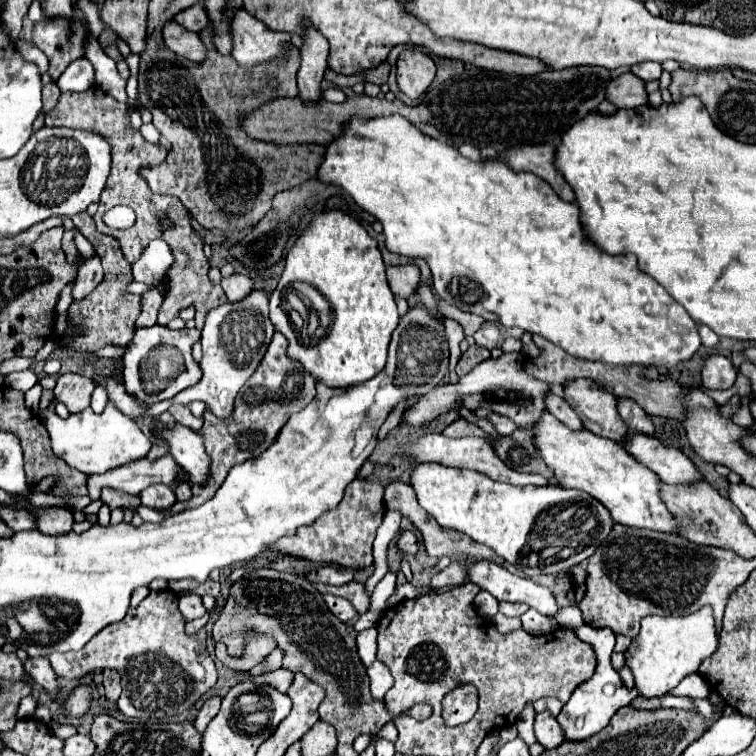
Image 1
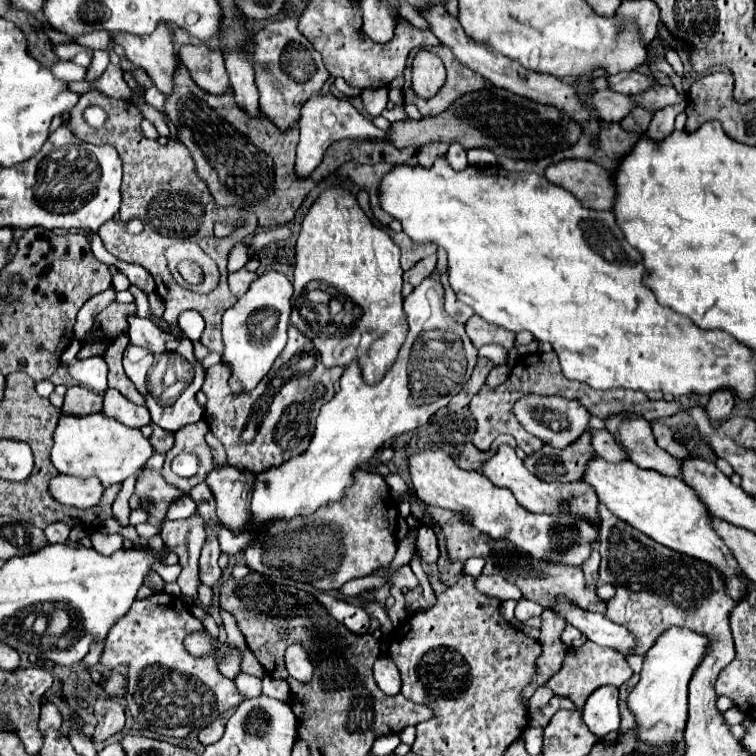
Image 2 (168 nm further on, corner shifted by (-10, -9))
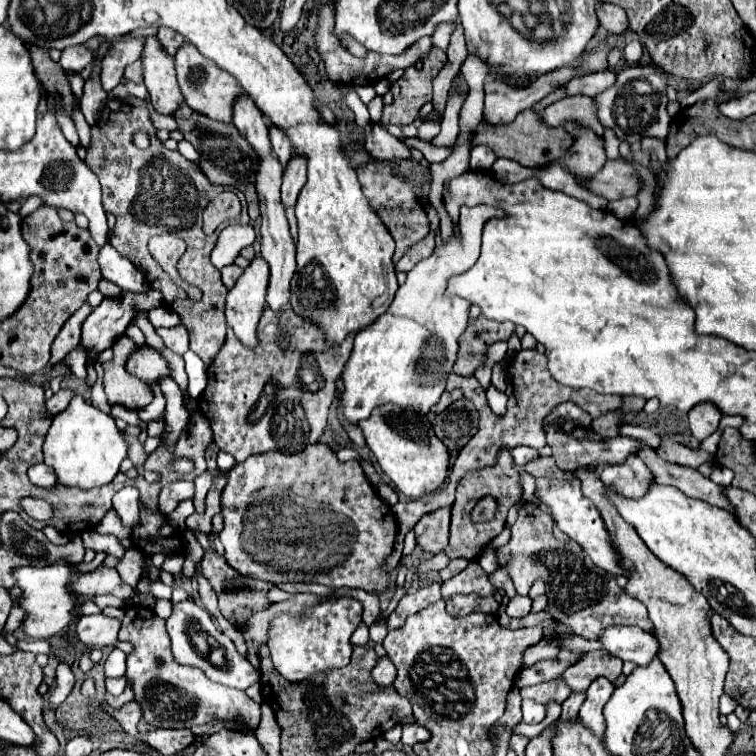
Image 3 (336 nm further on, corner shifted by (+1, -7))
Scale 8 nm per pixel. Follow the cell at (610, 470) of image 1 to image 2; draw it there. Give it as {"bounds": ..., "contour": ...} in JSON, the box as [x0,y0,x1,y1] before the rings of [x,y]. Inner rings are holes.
{"bounds":[582,457,744,599],"contour":[[[592,457],[586,463],[586,473],[582,479],[596,491],[598,503],[604,503],[608,511],[612,511],[612,515],[616,515],[620,521],[642,531],[660,545],[718,567],[728,579],[728,595],[732,595],[734,599],[740,599],[740,595],[744,595],[744,585],[740,583],[740,579],[736,579],[736,573],[740,573],[740,569],[732,553],[714,533],[708,519],[710,513],[684,481],[660,475],[660,471],[640,469],[626,459],[624,463],[608,463],[600,457]]]}

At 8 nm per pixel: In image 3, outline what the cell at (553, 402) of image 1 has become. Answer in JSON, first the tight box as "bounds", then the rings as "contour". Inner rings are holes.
{"bounds":[601,457,655,499],"contour":[[[629,457],[623,465],[603,465],[601,479],[629,499],[645,497],[649,485],[655,483],[653,473],[639,457]]]}

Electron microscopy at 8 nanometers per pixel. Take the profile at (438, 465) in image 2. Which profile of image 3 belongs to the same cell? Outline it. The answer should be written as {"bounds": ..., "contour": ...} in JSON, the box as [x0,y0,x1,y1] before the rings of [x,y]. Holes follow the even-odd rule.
{"bounds":[359,405,450,499],"contour":[[[381,405],[381,409],[373,409],[369,419],[359,423],[359,429],[363,431],[365,443],[371,449],[371,453],[375,455],[379,467],[397,485],[397,489],[403,495],[407,495],[411,499],[417,499],[417,497],[423,497],[427,493],[435,493],[437,489],[443,487],[443,483],[449,475],[450,455],[448,448],[443,445],[441,439],[437,439],[437,435],[427,425],[427,421],[419,417],[417,409],[397,409],[397,405]]]}

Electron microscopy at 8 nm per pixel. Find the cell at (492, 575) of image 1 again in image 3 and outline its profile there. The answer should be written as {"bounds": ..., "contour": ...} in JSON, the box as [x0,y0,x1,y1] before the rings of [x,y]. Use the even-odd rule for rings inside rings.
{"bounds":[601,627,659,667],"contour":[[[609,627],[605,629],[601,643],[611,655],[623,661],[633,661],[641,667],[649,665],[649,661],[653,661],[653,657],[659,653],[657,637],[637,627]]]}

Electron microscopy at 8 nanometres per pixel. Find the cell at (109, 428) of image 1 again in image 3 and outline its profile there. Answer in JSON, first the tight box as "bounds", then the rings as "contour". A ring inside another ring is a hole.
{"bounds":[43,395,127,489],"contour":[[[75,395],[69,407],[53,417],[51,429],[43,443],[45,463],[55,469],[57,483],[79,489],[93,489],[107,485],[119,473],[121,461],[127,457],[127,445],[113,417],[85,403],[81,395]]]}

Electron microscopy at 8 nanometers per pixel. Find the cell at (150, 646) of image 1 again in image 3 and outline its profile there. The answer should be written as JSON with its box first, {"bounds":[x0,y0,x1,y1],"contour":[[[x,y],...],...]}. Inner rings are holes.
{"bounds":[105,605,261,731],"contour":[[[127,605],[121,609],[107,607],[105,615],[117,617],[123,621],[119,631],[119,641],[135,643],[135,651],[127,657],[127,679],[135,687],[135,699],[143,705],[143,717],[147,723],[163,729],[191,729],[215,719],[219,721],[241,721],[249,731],[255,731],[261,719],[261,709],[255,701],[247,697],[245,691],[229,689],[219,683],[213,683],[205,677],[201,669],[179,665],[171,659],[171,641],[165,629],[165,619],[157,617],[153,609],[141,605]],[[157,659],[163,659],[163,665],[157,667]]]}

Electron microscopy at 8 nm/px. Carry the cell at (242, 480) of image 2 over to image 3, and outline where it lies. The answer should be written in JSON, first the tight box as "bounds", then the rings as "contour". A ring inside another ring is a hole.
{"bounds":[219,443,397,593],"contour":[[[315,443],[309,445],[305,451],[295,453],[295,455],[283,455],[283,453],[261,453],[261,455],[251,455],[247,457],[243,463],[237,463],[229,475],[227,475],[227,487],[223,489],[221,495],[221,505],[223,505],[223,515],[225,515],[225,527],[219,533],[219,539],[223,541],[225,547],[225,561],[241,575],[245,577],[253,577],[253,579],[265,579],[271,583],[285,583],[285,581],[301,581],[301,583],[321,583],[321,585],[329,585],[329,587],[359,587],[363,591],[369,593],[381,593],[389,589],[389,573],[383,571],[385,559],[389,557],[389,551],[393,551],[395,545],[395,535],[397,535],[397,519],[391,511],[389,505],[383,503],[383,499],[375,493],[373,485],[367,481],[361,465],[357,459],[341,463],[335,459],[335,453],[329,445],[323,443]]]}

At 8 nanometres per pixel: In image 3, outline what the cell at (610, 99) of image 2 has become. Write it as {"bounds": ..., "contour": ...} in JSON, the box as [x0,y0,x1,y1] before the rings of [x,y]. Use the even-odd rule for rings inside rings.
{"bounds":[541,95,603,137],"contour":[[[585,95],[565,97],[565,99],[555,101],[553,105],[549,105],[547,109],[541,111],[541,119],[549,127],[561,127],[561,125],[565,125],[565,123],[571,121],[571,123],[587,127],[595,135],[603,137],[603,127],[601,127],[601,123],[595,117],[593,99],[585,97]]]}

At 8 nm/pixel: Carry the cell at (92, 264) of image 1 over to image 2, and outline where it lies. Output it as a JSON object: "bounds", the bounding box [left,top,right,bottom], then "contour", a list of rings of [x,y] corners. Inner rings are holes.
{"bounds":[74,287,116,341],"contour":[[[114,287],[102,291],[100,295],[94,295],[92,299],[88,299],[88,303],[82,305],[82,309],[78,311],[78,317],[76,317],[76,325],[74,325],[74,337],[78,341],[84,341],[88,331],[92,329],[92,323],[94,323],[94,317],[104,309],[108,307],[116,297],[116,291]]]}

